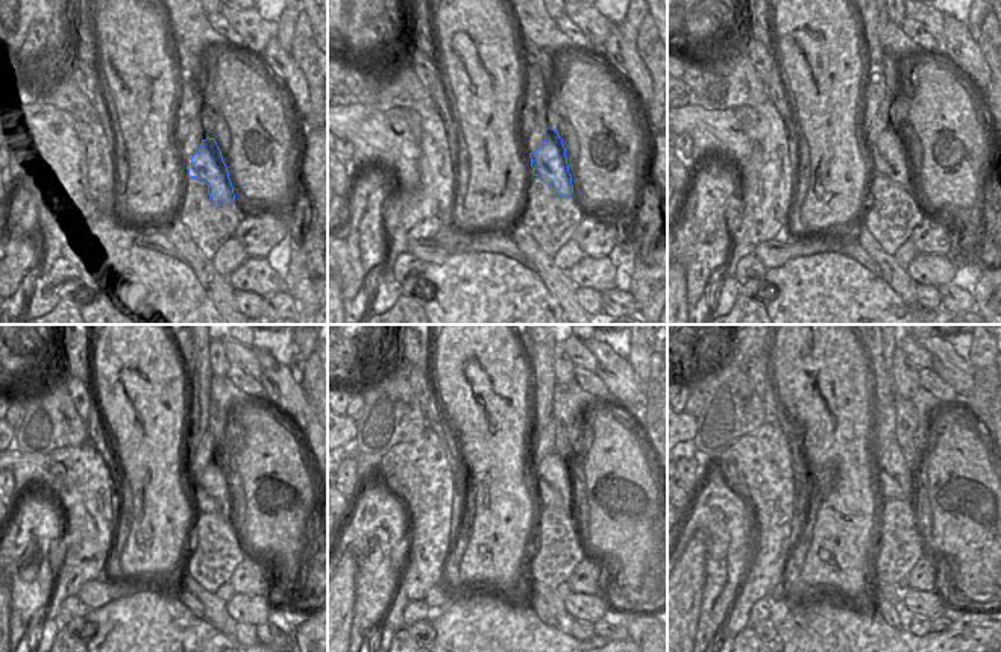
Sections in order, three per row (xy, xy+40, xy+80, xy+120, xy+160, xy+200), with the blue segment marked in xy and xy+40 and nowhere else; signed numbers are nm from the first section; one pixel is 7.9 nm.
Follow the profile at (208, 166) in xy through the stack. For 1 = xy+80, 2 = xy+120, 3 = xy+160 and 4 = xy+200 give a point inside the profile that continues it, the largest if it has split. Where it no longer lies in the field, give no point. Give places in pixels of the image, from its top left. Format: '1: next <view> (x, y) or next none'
1: next xy+80 (889, 156)
2: next xy+120 (213, 490)
3: next xy+160 (554, 482)
4: next xy+200 (894, 478)

